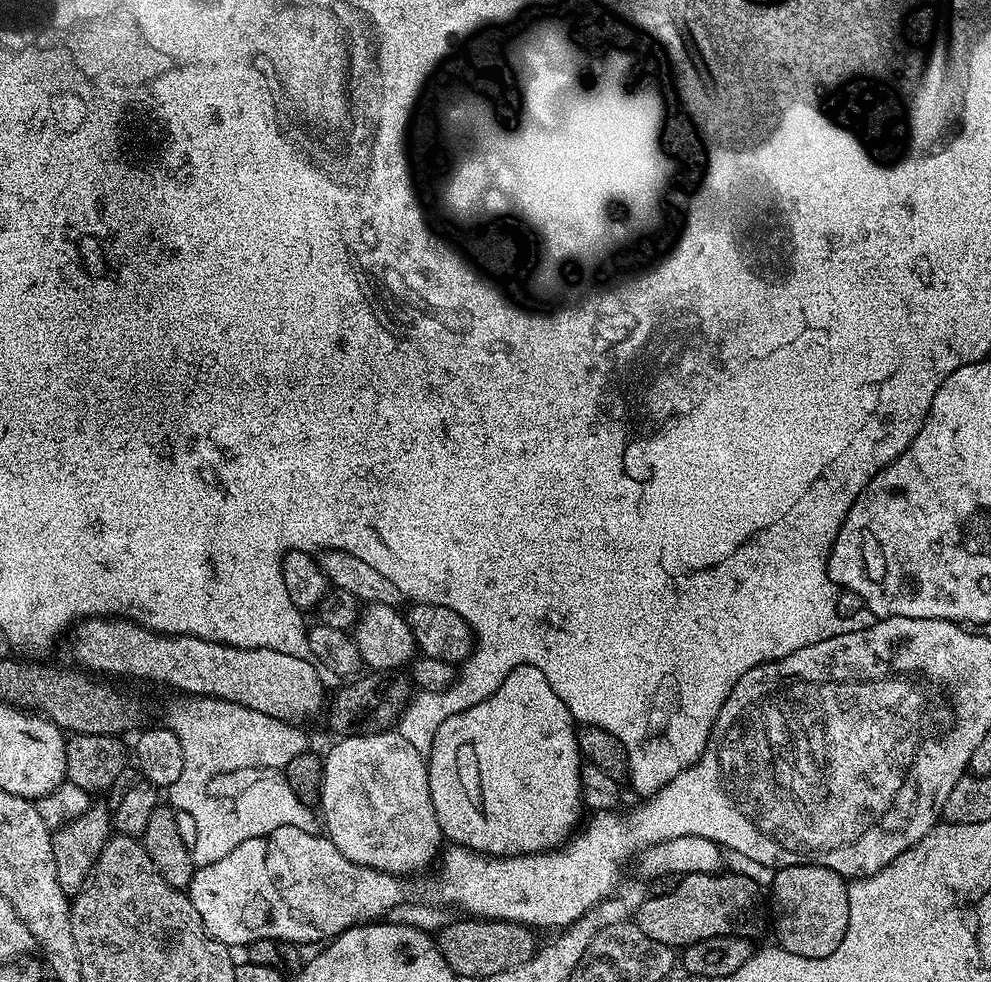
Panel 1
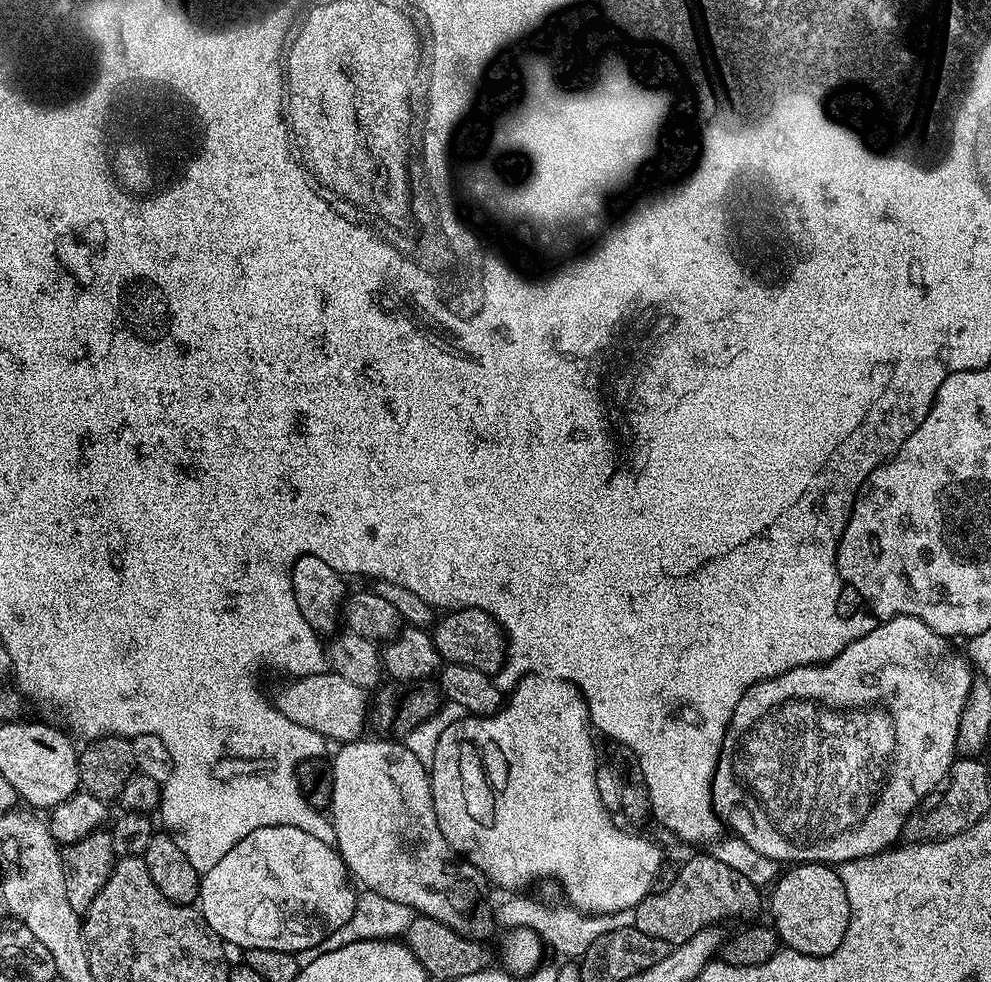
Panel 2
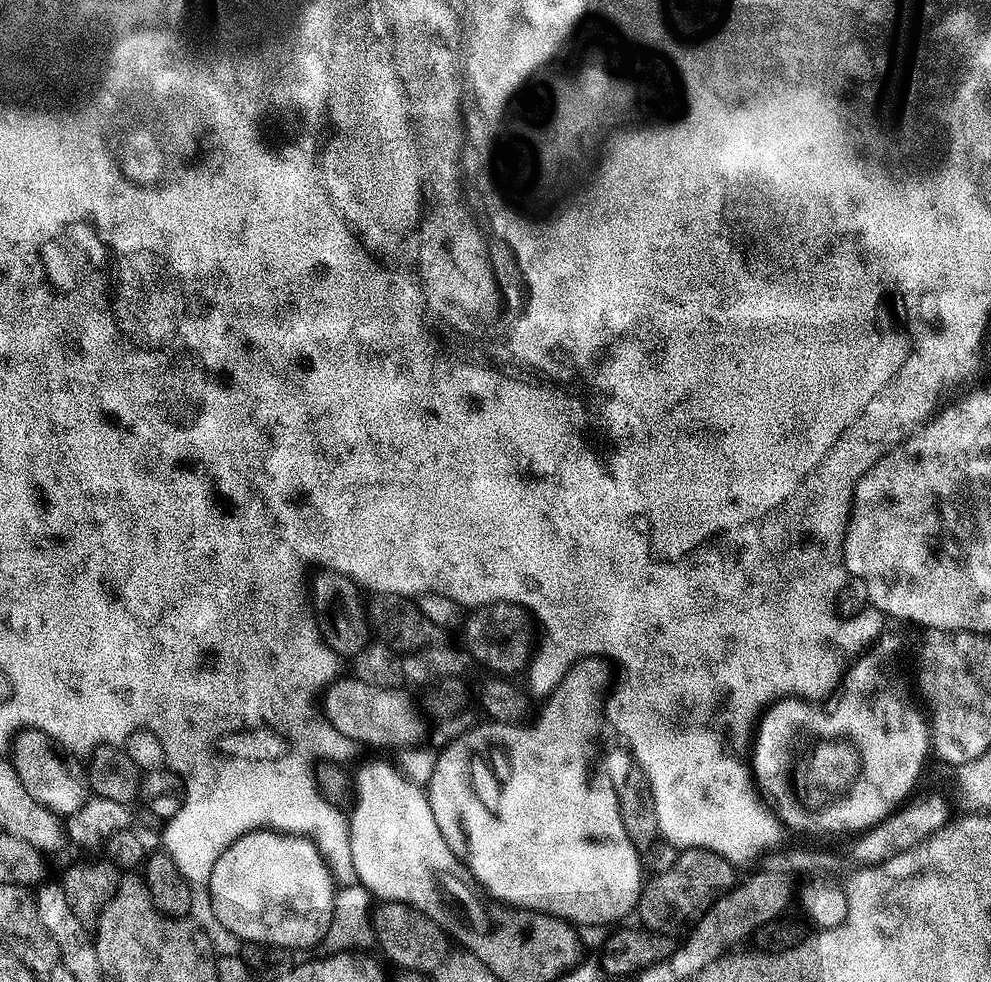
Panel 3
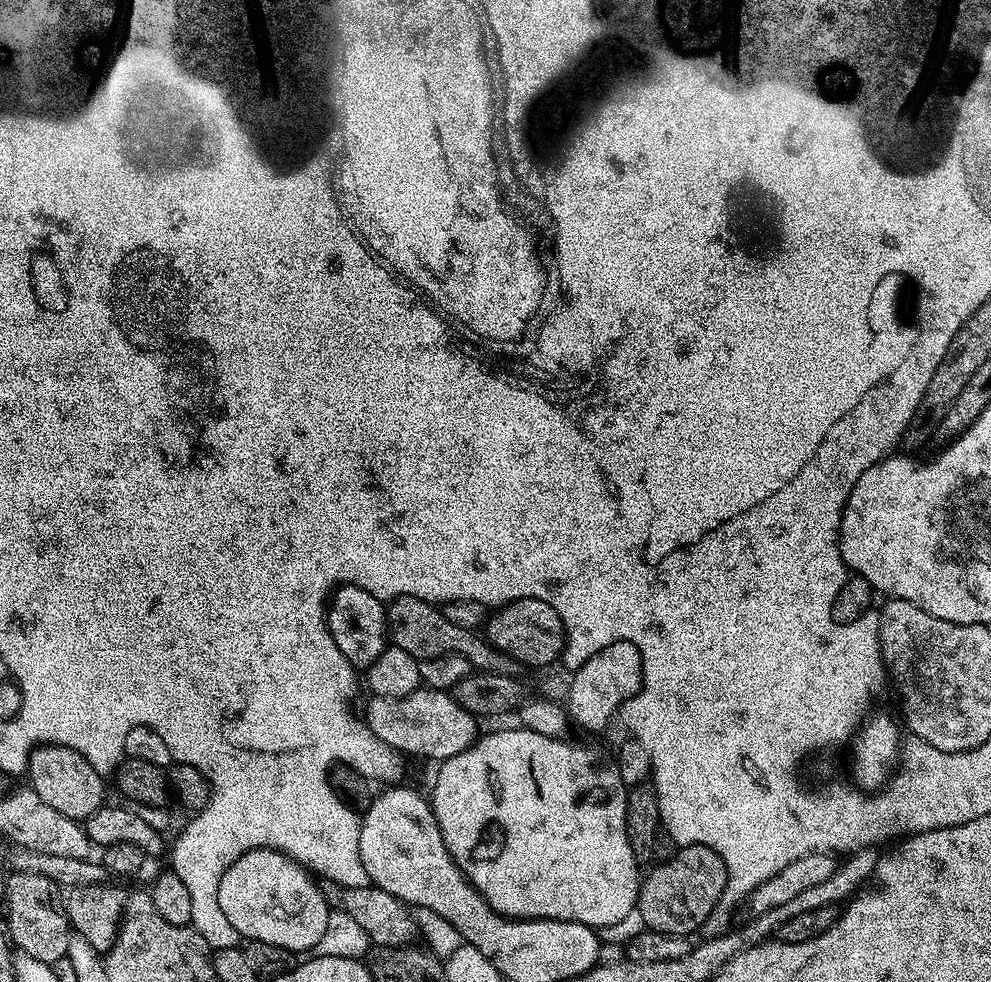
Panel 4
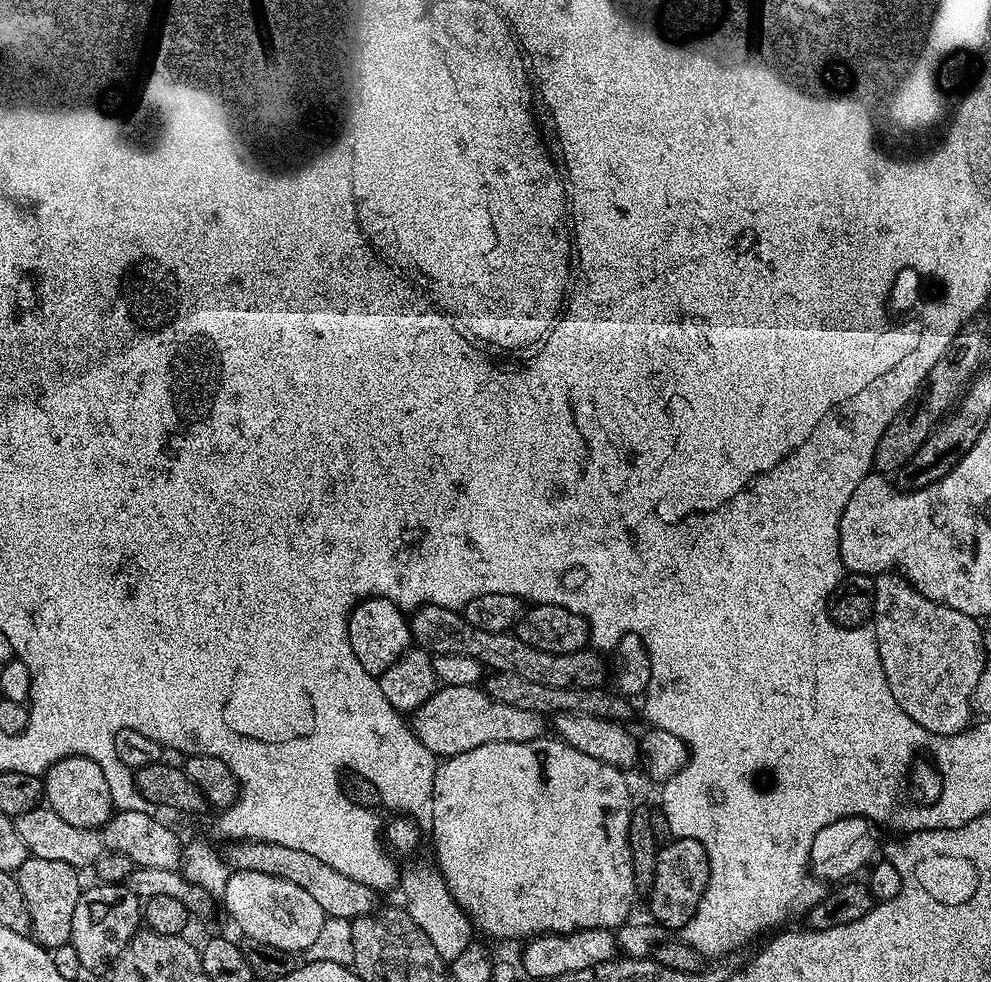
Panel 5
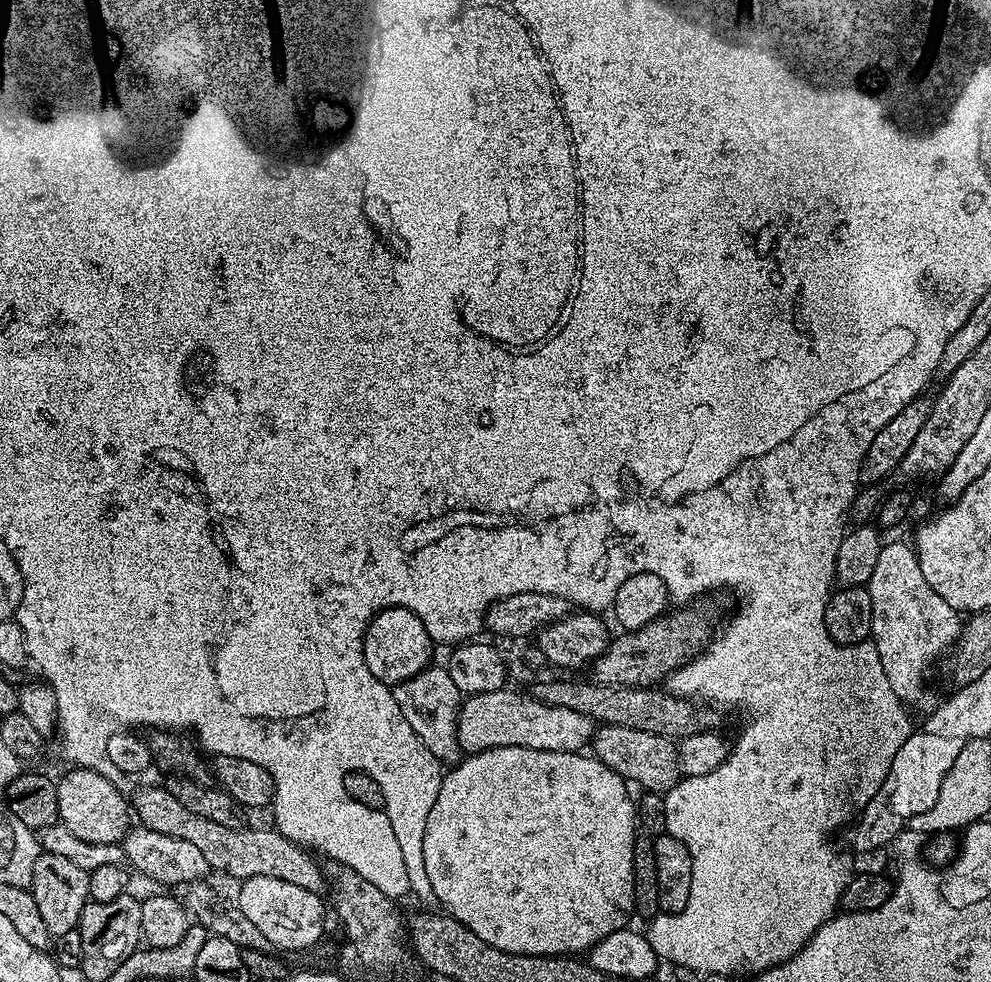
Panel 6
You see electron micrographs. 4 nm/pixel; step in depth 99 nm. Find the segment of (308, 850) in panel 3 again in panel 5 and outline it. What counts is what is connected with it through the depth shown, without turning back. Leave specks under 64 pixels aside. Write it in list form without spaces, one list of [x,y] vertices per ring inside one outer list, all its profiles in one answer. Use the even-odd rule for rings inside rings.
[[[233,871],[222,893],[224,908],[241,928],[241,933],[269,946],[278,946],[293,954],[303,953],[318,938],[326,919],[322,906],[294,882],[274,878],[270,874]]]

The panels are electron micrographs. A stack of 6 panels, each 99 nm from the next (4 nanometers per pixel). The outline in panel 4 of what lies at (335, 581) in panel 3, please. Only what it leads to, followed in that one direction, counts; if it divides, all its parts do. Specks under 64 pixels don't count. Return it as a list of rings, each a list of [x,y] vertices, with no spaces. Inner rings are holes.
[[[341,584],[331,593],[328,610],[326,613],[326,631],[332,636],[332,643],[357,670],[367,670],[390,644],[390,625],[386,611],[385,601],[380,600],[374,594],[362,590],[353,584]]]

